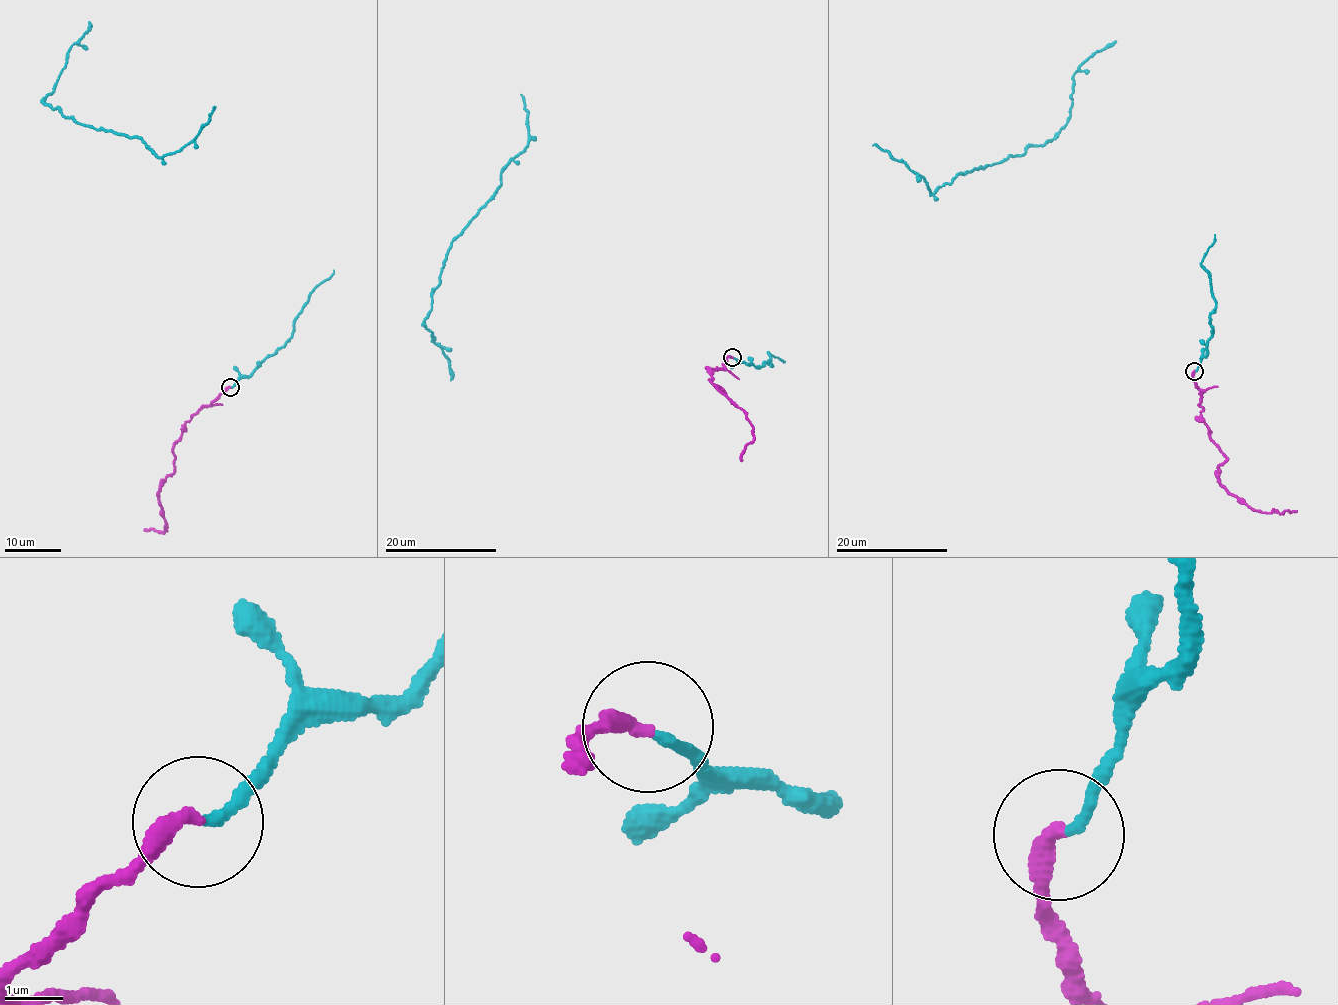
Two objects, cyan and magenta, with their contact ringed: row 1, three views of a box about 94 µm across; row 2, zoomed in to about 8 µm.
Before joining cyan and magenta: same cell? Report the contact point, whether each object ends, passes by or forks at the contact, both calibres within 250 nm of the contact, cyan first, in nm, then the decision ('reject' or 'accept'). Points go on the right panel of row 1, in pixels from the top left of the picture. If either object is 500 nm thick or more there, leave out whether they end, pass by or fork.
at (1194, 371); cyan ends there; magenta ends there; 160 nm thick on the cyan side, 300 nm on the other; accept

